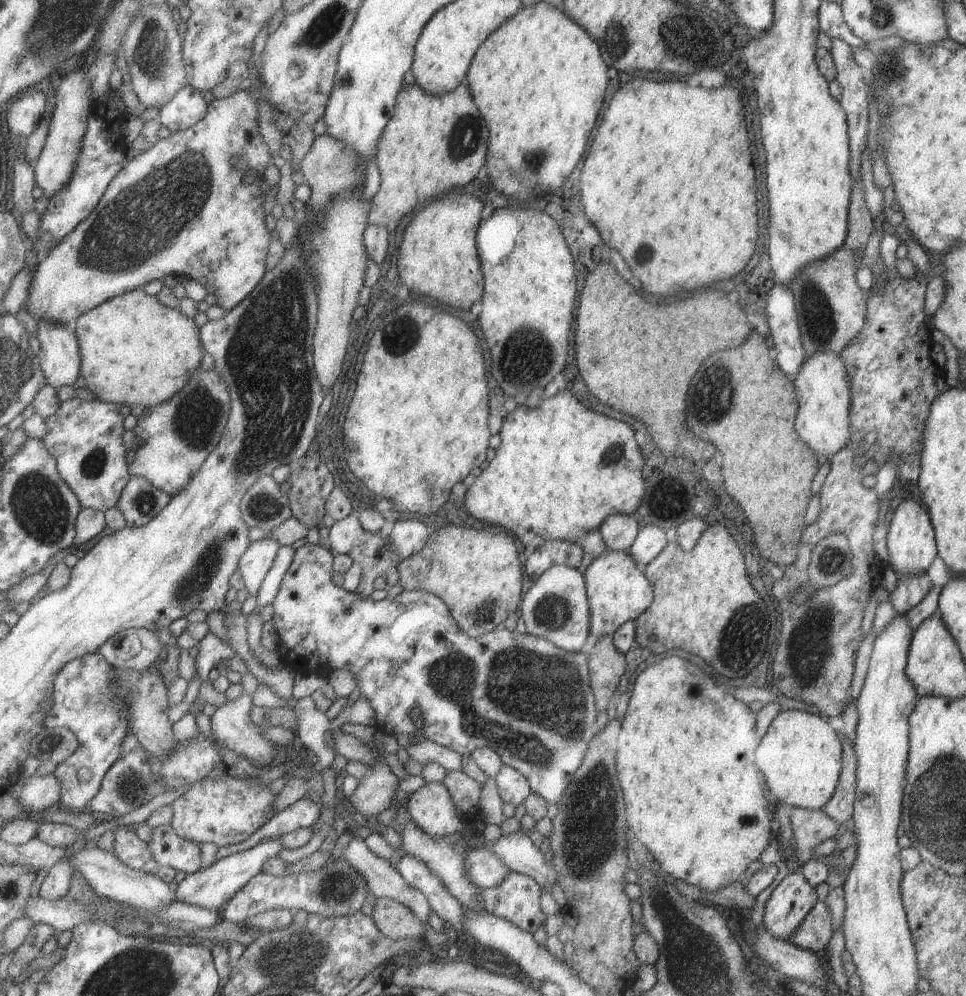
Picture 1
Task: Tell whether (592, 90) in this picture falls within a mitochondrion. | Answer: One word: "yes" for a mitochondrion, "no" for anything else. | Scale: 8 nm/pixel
no

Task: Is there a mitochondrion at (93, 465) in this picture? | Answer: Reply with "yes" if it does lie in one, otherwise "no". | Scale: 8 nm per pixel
yes

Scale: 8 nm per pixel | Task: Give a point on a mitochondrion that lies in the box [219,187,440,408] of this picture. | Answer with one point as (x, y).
(398, 338)

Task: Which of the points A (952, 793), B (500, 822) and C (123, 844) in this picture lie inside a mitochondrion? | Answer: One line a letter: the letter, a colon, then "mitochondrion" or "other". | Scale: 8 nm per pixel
A: mitochondrion
B: other
C: other

